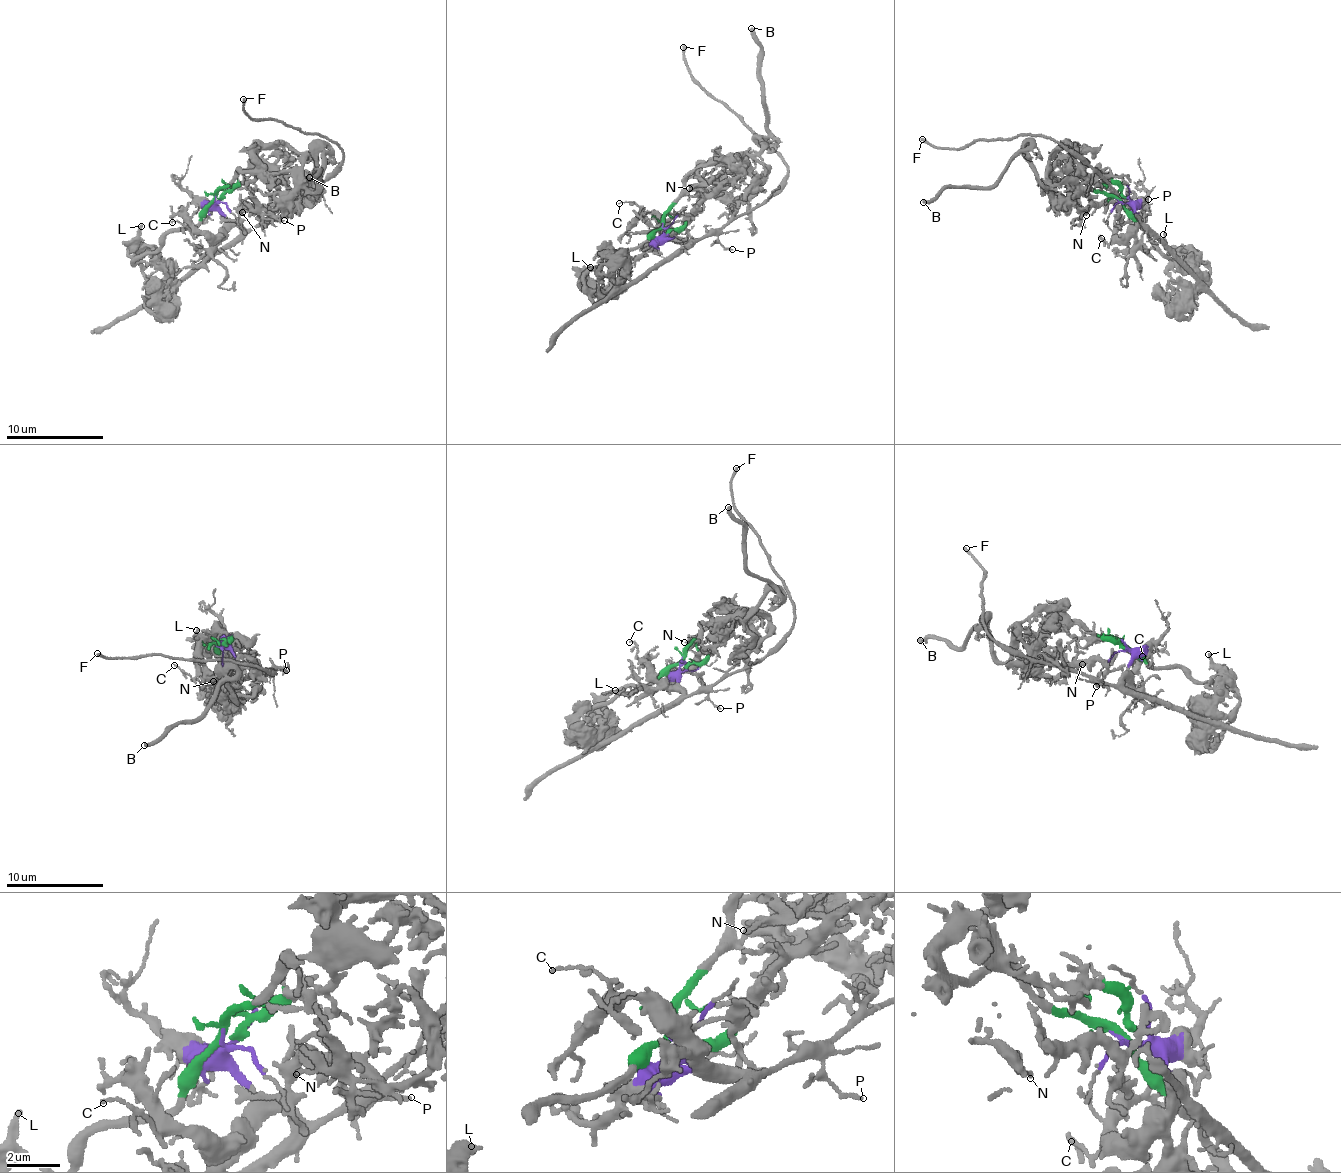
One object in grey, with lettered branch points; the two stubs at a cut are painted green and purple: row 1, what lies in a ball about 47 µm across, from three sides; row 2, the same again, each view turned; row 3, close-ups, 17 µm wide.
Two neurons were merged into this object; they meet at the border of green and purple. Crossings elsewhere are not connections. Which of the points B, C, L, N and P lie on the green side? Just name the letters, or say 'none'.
B, L, N

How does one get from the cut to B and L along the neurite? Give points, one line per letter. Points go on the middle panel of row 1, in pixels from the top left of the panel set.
B: (662, 226), (664, 213), (676, 201), (700, 190), (735, 157), (764, 147), (767, 105), (760, 51), (750, 28)
L: (662, 226), (633, 248), (621, 248), (607, 261), (597, 279), (592, 279), (587, 271), (589, 266)

